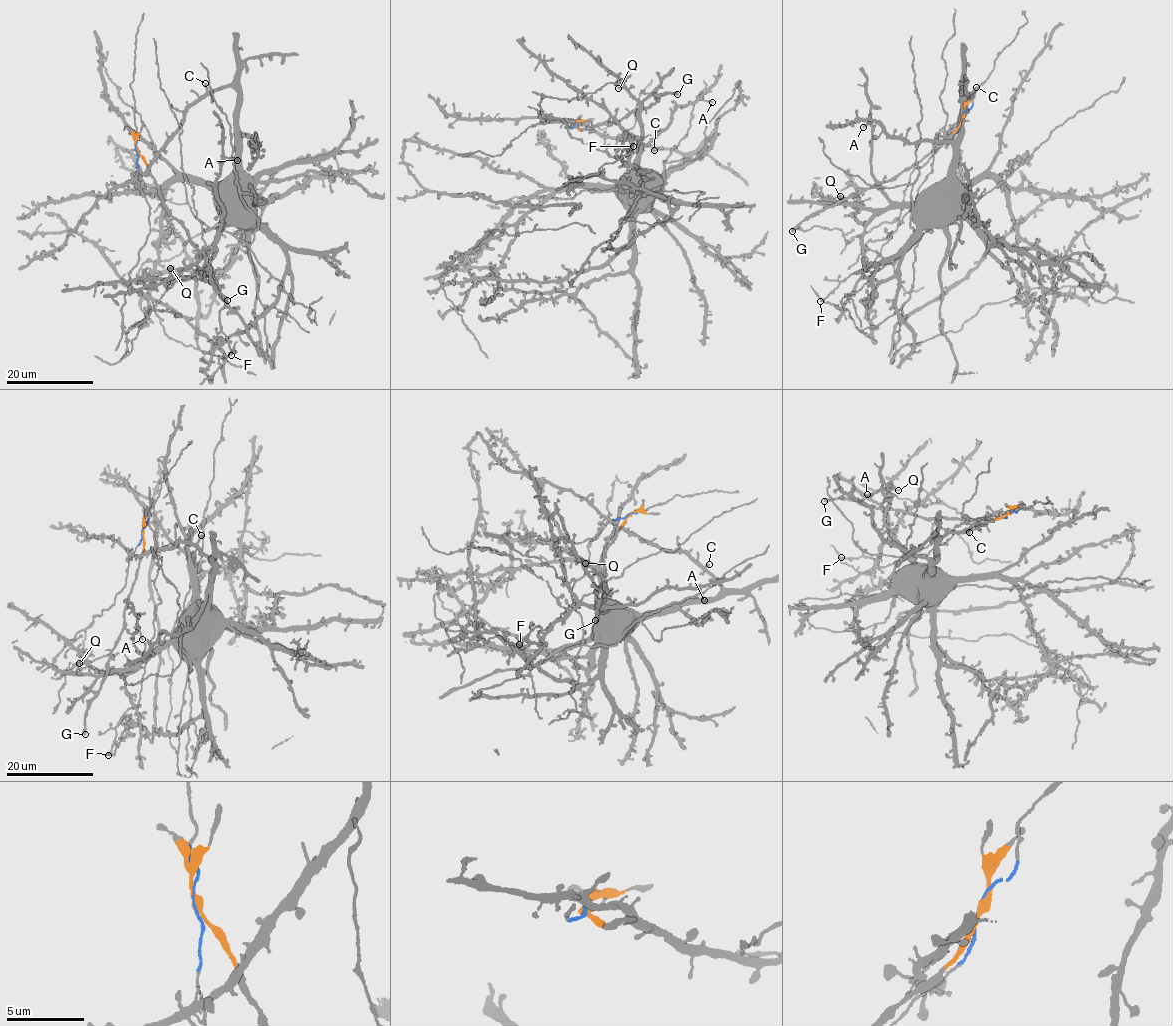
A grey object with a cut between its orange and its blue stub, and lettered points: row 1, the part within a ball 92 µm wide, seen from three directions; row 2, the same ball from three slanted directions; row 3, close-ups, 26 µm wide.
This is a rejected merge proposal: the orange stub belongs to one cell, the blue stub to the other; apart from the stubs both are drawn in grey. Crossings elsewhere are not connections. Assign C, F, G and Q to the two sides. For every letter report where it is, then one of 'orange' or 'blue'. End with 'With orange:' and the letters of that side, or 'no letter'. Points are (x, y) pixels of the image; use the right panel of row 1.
C: (976, 87) | blue
F: (820, 301) | blue
G: (792, 231) | orange
Q: (840, 196) | blue
With orange: G

